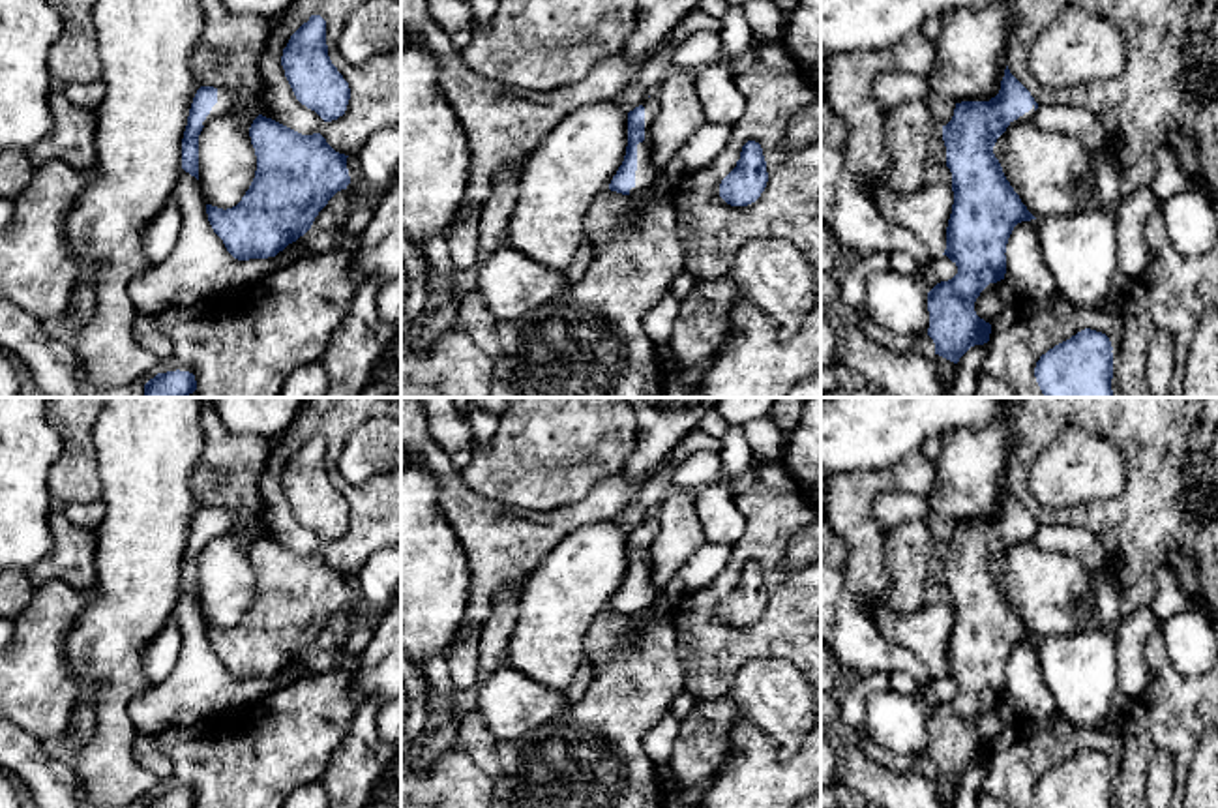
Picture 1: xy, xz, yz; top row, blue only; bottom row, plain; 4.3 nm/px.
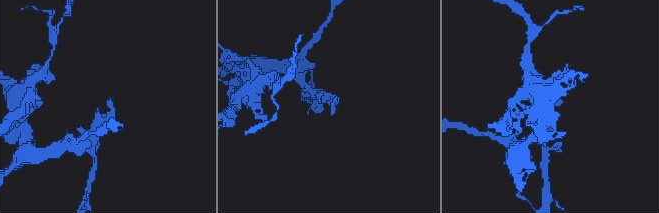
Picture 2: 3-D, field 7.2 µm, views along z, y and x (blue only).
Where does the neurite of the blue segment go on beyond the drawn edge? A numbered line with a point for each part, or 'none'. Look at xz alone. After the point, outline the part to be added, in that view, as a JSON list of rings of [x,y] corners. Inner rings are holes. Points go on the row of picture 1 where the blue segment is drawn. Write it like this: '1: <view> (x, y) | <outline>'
1: xz (645, 175) | [[[656,96],[646,97],[643,107],[645,107],[645,141],[637,144],[635,186],[630,189],[630,193],[639,193],[660,178],[660,172],[656,171],[650,159],[652,150],[650,127],[660,112],[660,103]]]

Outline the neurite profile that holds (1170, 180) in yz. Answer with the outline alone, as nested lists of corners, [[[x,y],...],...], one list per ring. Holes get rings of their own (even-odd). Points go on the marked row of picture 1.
[[[1158,148],[1154,152],[1154,163],[1156,163],[1156,195],[1162,201],[1188,189],[1188,182],[1184,174],[1179,169],[1177,157],[1173,152],[1166,148]]]

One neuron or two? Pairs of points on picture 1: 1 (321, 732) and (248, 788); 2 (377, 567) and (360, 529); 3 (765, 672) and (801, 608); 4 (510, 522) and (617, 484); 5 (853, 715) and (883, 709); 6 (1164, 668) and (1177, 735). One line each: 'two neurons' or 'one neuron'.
1: one neuron
2: two neurons
3: two neurons
4: one neuron
5: two neurons
6: one neuron

